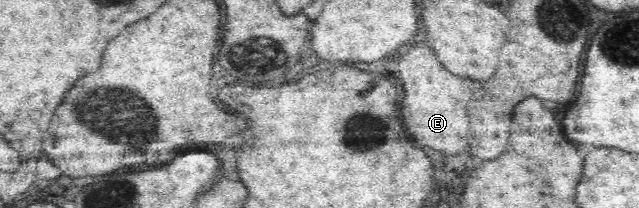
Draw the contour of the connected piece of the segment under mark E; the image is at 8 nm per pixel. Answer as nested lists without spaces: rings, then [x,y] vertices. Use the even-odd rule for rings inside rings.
[[[412,47],[398,63],[402,81],[404,81],[404,99],[402,99],[402,117],[408,131],[414,135],[418,145],[456,155],[468,143],[468,115],[466,107],[472,99],[472,93],[482,89],[482,83],[456,77],[446,71],[432,47]]]

